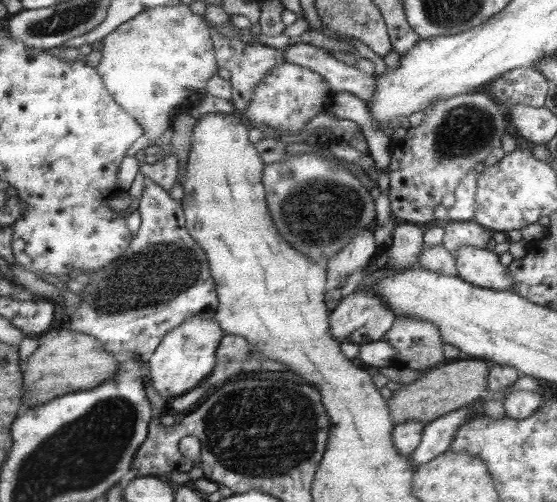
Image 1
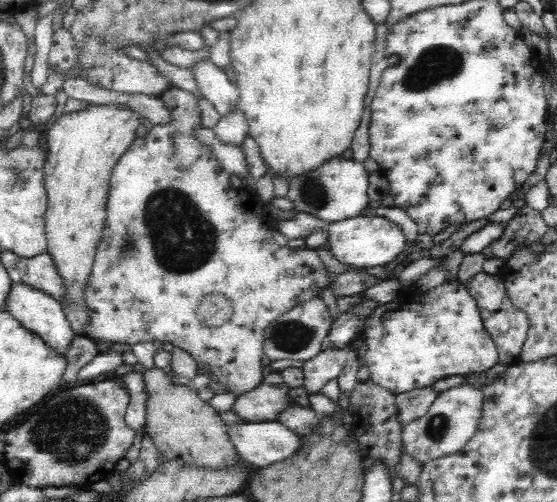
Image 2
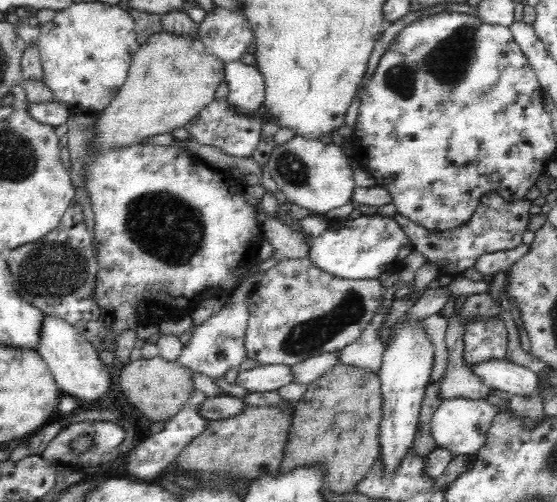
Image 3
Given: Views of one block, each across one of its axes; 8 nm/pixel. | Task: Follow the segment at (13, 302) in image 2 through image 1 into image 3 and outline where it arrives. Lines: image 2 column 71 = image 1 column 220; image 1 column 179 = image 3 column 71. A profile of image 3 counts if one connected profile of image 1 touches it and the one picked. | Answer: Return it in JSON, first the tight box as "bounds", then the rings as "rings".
{"bounds":[35,314,110,402],"rings":[[[44,314],[39,343],[35,350],[44,359],[62,393],[72,394],[74,398],[82,398],[86,402],[102,402],[110,386],[106,366],[100,360],[96,347],[77,332],[72,324],[62,320],[58,315]]]}

